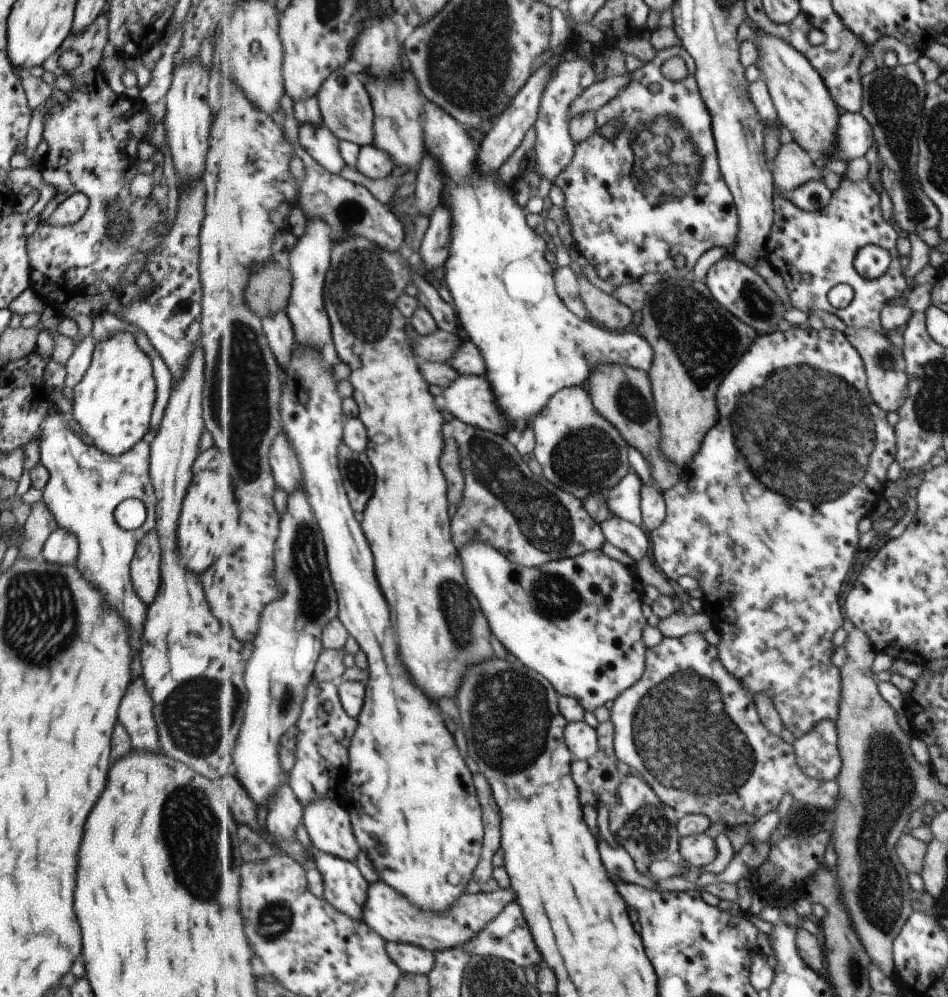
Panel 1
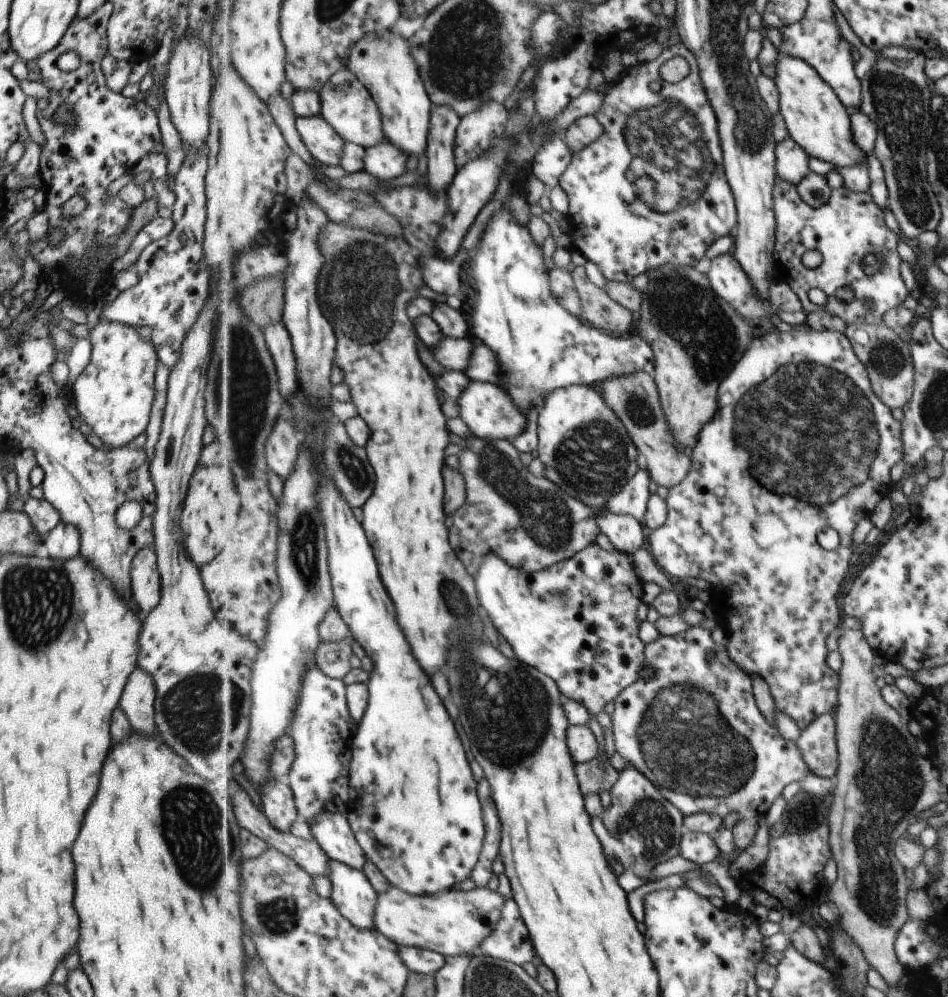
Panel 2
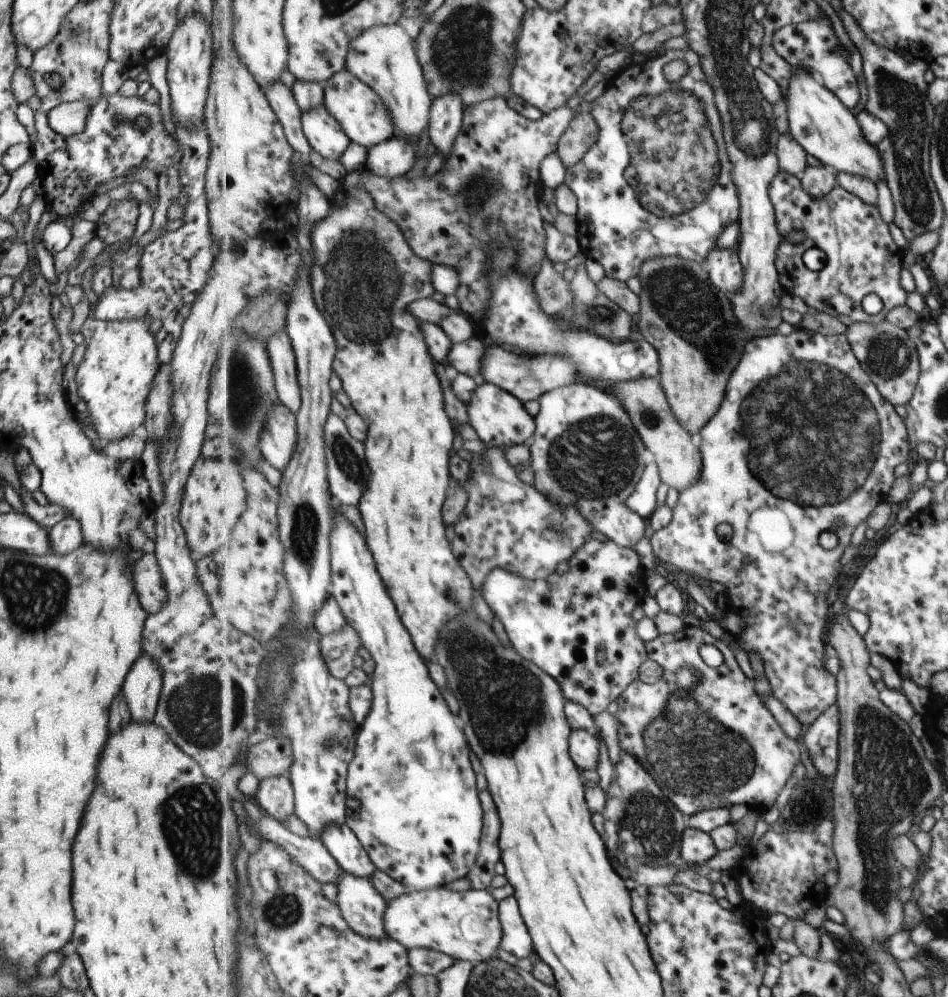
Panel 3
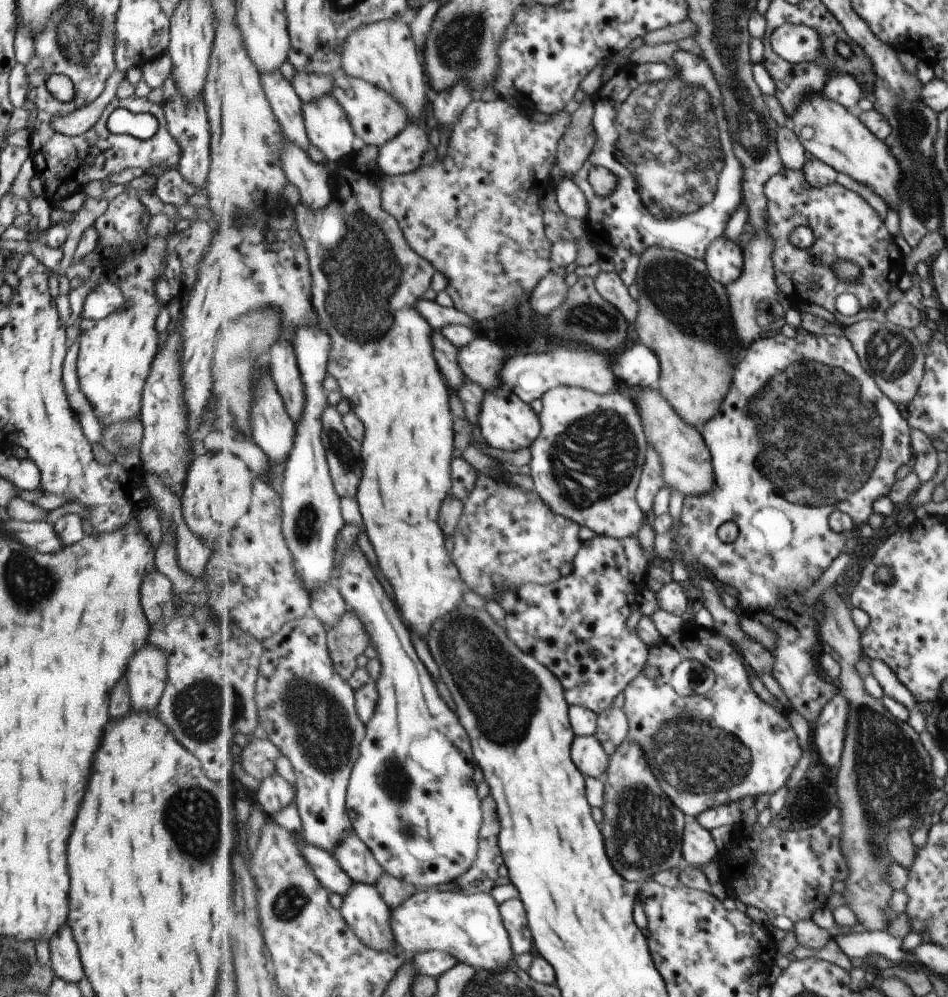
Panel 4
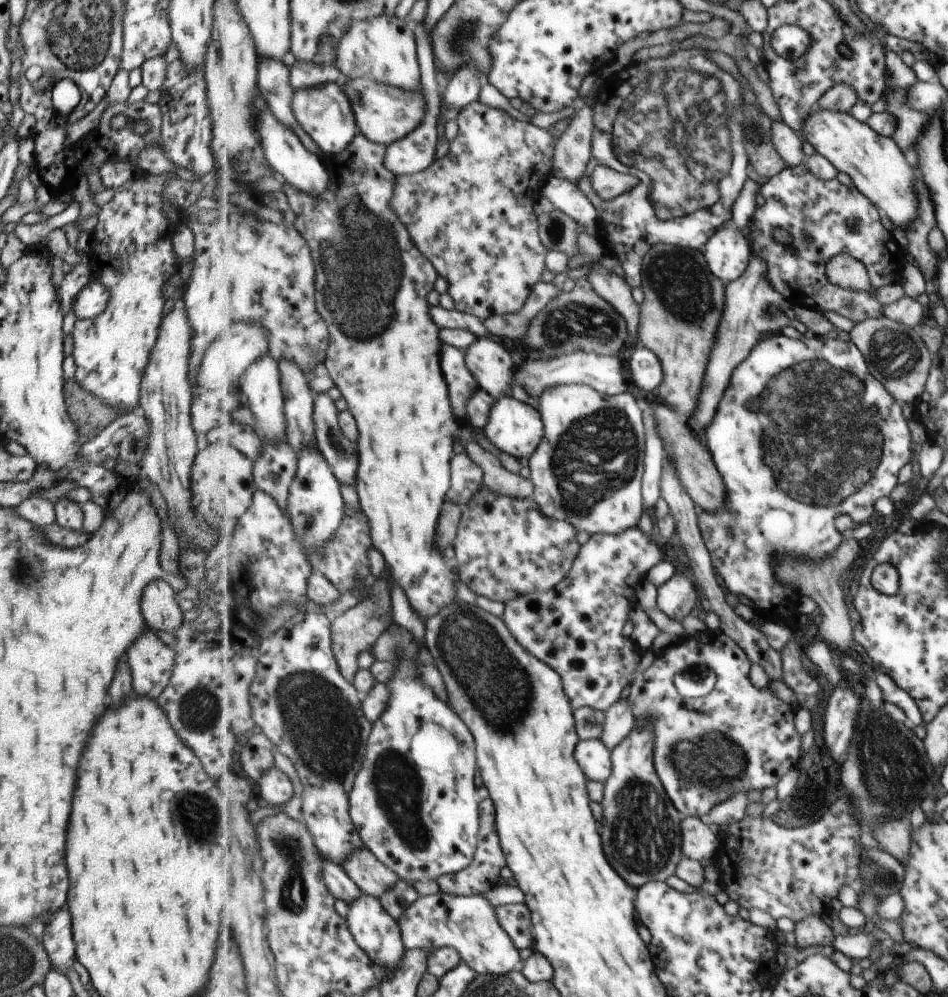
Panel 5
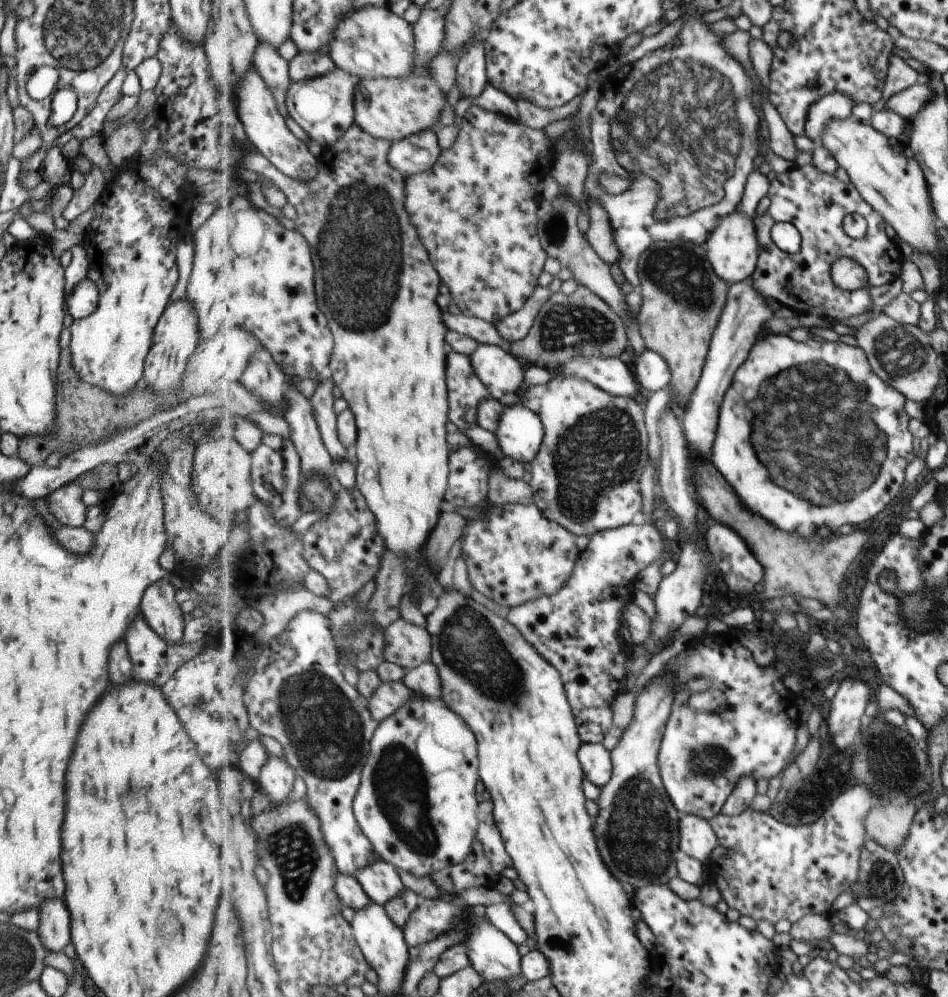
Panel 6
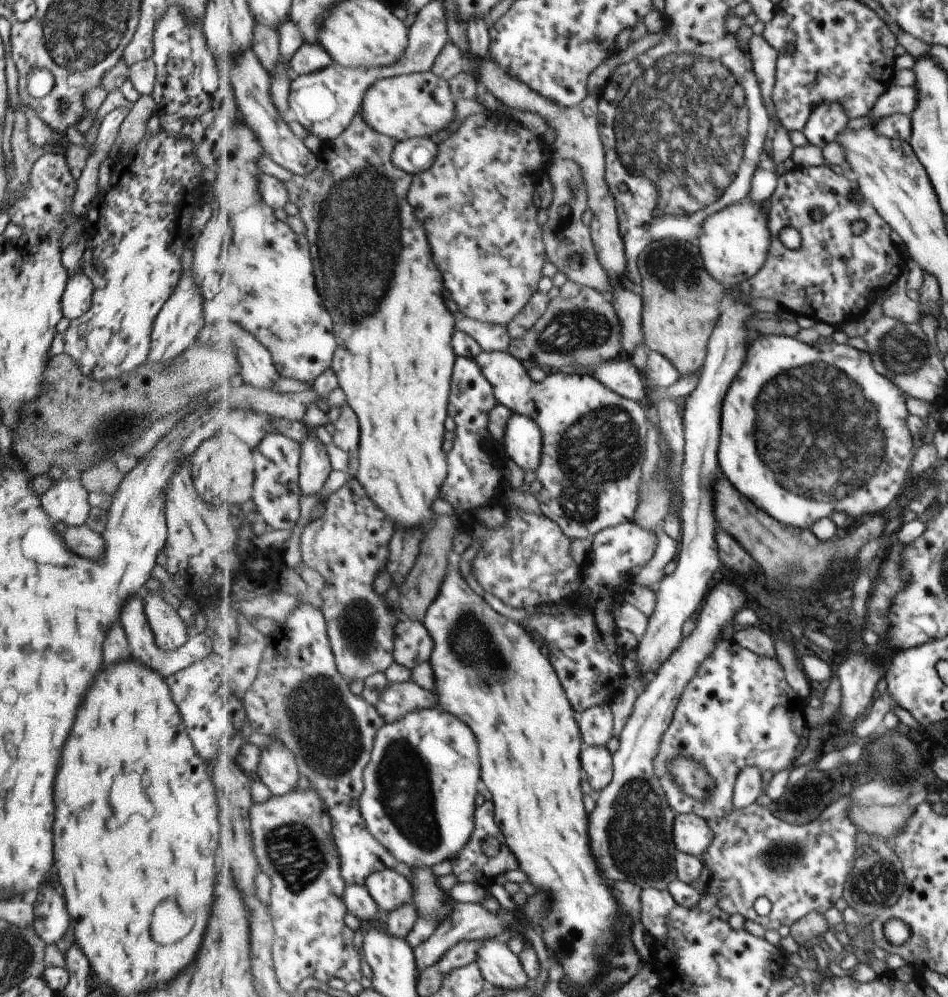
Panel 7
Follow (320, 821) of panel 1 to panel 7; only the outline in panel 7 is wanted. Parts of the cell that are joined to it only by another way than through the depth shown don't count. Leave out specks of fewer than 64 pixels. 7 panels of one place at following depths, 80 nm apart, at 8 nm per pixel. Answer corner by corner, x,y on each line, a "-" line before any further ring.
386,869
373,874
366,885
380,910
391,913
414,900
414,887
397,870

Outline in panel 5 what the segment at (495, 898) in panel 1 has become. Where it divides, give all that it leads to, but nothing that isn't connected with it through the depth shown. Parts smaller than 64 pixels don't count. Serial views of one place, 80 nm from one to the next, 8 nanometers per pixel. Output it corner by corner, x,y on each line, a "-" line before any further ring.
438,891
421,897
399,920
407,950
456,948
476,973
503,977
519,968
521,954
513,939
497,920
496,907
483,895
457,896

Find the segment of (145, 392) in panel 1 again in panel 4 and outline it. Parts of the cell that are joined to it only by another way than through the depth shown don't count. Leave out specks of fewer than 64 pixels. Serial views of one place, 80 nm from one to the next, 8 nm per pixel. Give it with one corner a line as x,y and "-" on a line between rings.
125,188
108,201
103,214
92,224
97,233
97,247
117,246
114,254
121,258
122,265
105,266
109,270
104,274
107,282
121,291
124,303
120,309
99,320
81,318
77,322
78,387
101,427
138,418
142,386
159,345
159,334
155,330
154,322
161,308
154,293
154,286
165,268
166,236
147,239
140,246
137,244
146,236
146,226
150,218
137,198
137,190

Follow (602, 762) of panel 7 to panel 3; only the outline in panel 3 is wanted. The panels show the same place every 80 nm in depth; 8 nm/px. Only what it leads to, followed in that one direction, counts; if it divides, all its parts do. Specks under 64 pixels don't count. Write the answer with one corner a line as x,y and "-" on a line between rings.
573,729
570,738
572,759
581,770
593,771
599,766
601,746
596,734
585,729

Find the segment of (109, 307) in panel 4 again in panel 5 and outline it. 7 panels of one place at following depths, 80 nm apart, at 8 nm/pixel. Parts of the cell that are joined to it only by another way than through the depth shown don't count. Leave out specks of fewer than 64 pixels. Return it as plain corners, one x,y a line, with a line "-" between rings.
91,279
76,294
75,301
72,302
72,313
77,319
97,316
105,308
108,298
106,288

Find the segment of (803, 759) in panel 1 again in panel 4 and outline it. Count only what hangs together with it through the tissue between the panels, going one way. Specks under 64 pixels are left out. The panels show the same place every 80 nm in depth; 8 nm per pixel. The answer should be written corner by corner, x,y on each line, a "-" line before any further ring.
837,694
829,701
813,730
813,744
820,752
821,762
830,768
839,769
844,754
850,700
843,694

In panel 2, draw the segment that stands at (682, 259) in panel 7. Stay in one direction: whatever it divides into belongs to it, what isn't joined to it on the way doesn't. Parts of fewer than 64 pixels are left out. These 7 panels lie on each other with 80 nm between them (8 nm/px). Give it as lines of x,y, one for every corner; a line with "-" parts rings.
663,266
648,272
649,288
642,294
640,322
636,330
639,336
650,344
656,355
657,388
660,391
661,406
665,418
672,427
673,436
681,450
693,450
706,425
719,413
721,384
729,377
749,346
756,340
759,331
755,326
741,318
735,308
725,302
711,287
707,275
701,274
693,266

